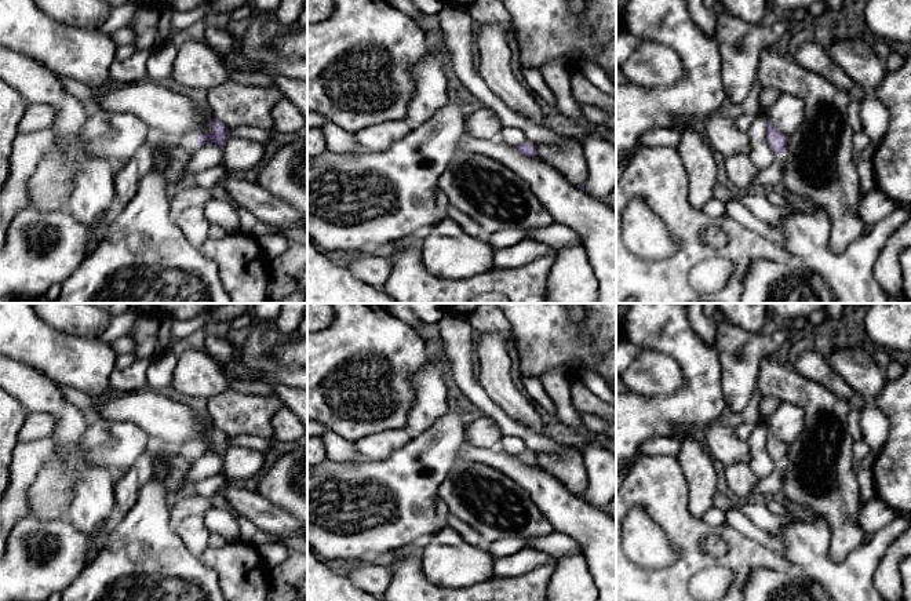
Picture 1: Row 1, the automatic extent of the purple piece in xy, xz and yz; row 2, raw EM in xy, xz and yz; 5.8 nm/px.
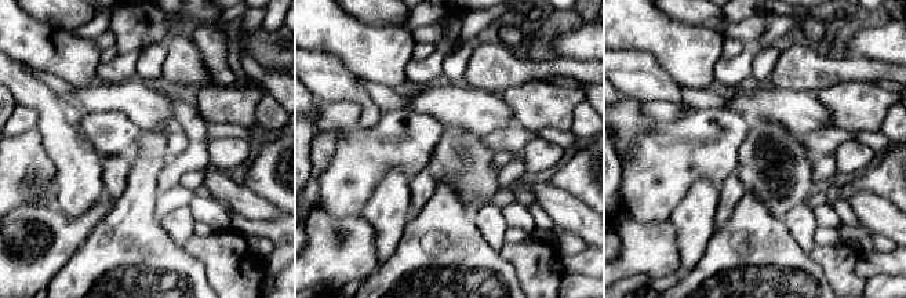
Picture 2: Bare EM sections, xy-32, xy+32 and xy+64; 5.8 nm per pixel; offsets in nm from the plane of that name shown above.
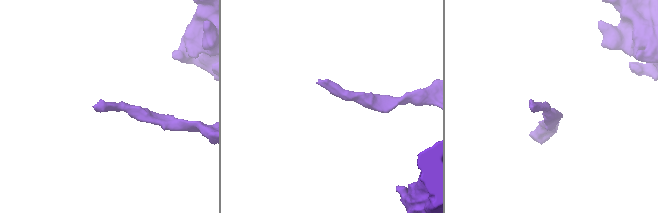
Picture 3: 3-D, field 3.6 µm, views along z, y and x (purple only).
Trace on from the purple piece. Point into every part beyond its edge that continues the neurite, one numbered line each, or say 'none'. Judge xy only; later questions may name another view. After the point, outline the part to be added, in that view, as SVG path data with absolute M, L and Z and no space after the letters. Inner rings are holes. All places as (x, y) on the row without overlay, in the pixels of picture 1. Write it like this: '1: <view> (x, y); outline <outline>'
1: xy (188, 450); outline M189 440L186 441L185 444L182 444L179 447L179 455L182 458L185 458L186 460L189 460L190 463L194 460L194 458L197 456L197 452L196 452L196 441L194 440Z

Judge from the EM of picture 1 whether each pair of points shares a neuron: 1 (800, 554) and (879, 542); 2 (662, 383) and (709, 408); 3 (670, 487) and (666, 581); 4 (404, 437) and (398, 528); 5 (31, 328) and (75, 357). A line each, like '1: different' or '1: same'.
1: same
2: different
3: same
4: different
5: same

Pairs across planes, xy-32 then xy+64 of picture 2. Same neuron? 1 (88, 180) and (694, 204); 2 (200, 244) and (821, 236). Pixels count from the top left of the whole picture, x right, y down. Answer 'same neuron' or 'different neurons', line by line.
1: same neuron
2: different neurons

